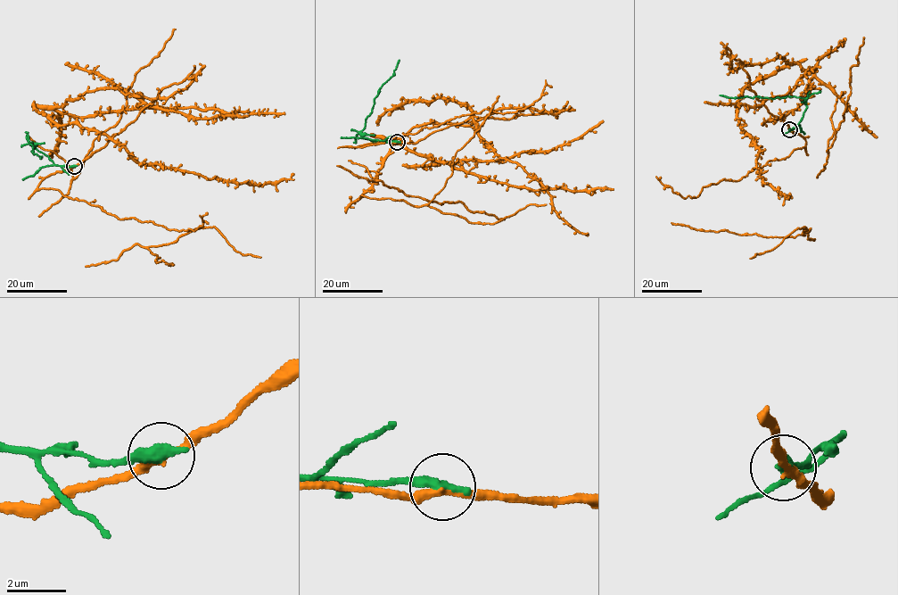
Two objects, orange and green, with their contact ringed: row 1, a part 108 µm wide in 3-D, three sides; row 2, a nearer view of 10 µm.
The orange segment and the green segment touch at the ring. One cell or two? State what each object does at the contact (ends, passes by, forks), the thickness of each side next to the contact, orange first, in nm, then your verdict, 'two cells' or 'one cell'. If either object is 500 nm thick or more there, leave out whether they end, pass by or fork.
orange passes by | green ends | 260/440 nm | two cells

